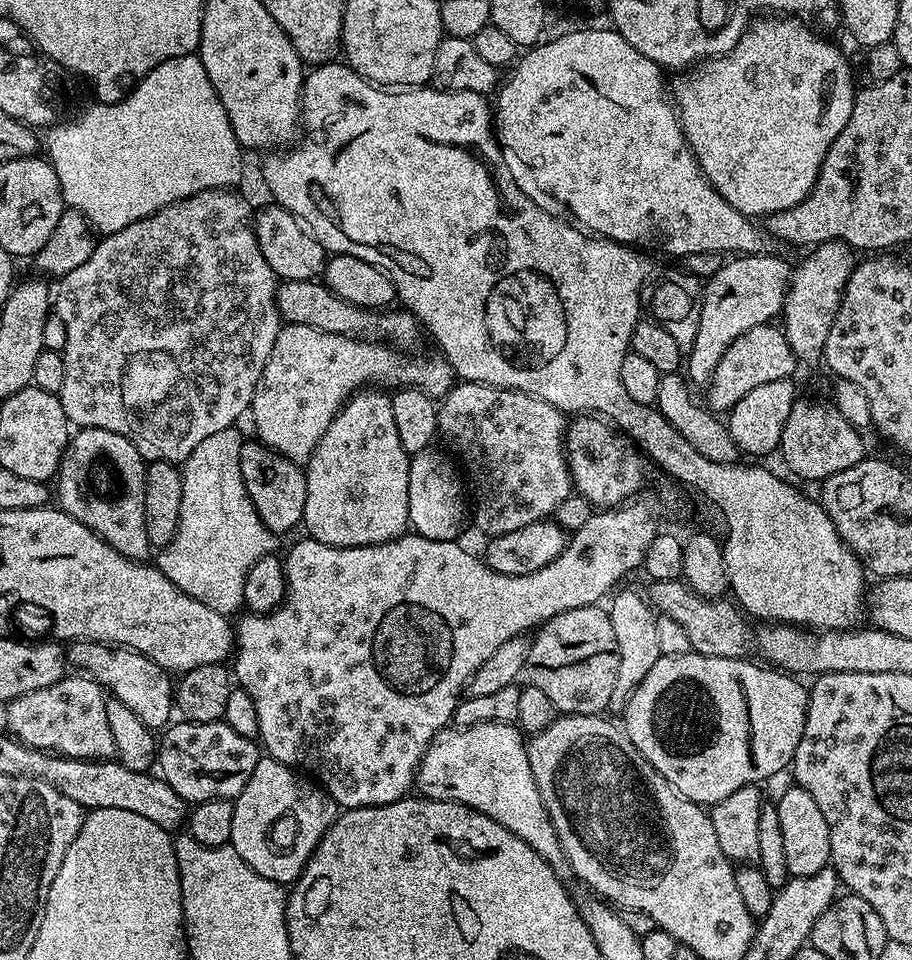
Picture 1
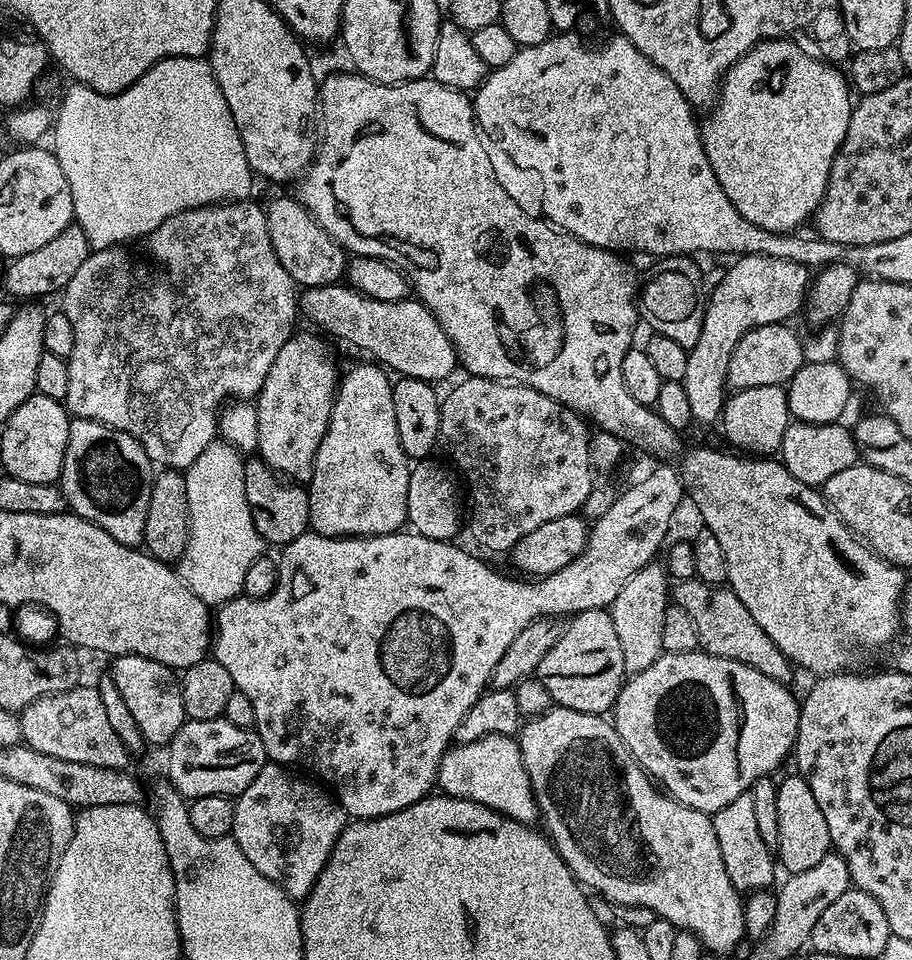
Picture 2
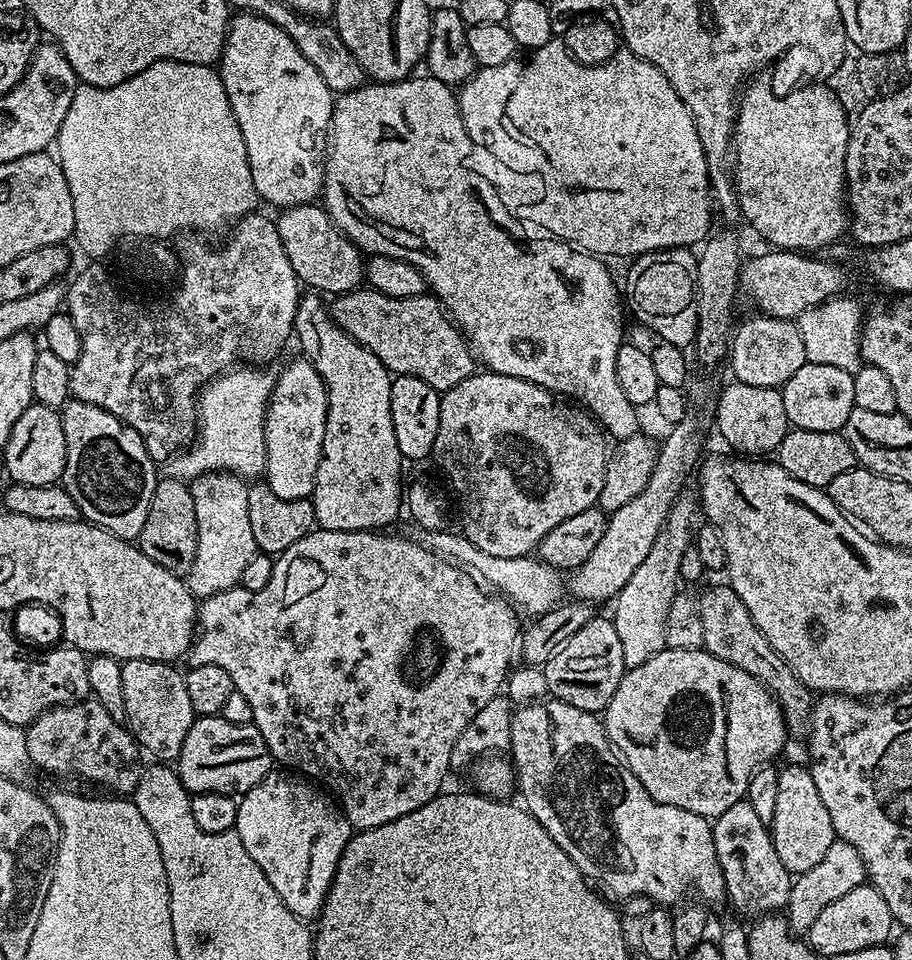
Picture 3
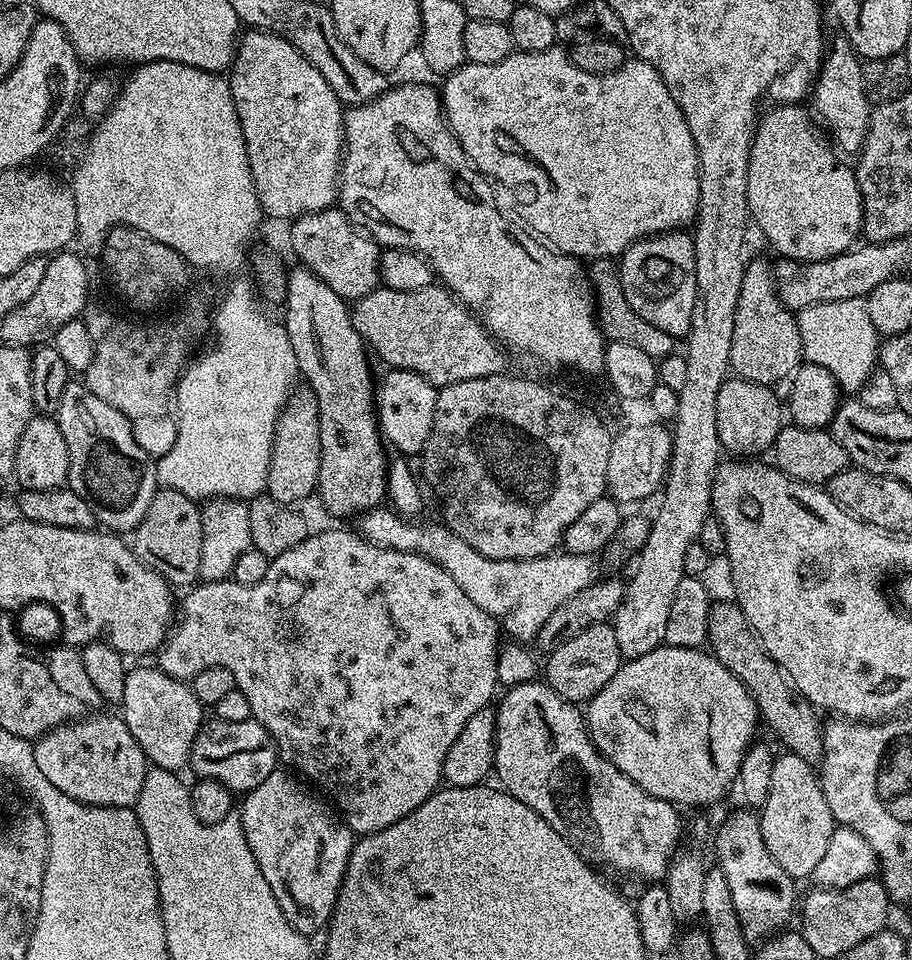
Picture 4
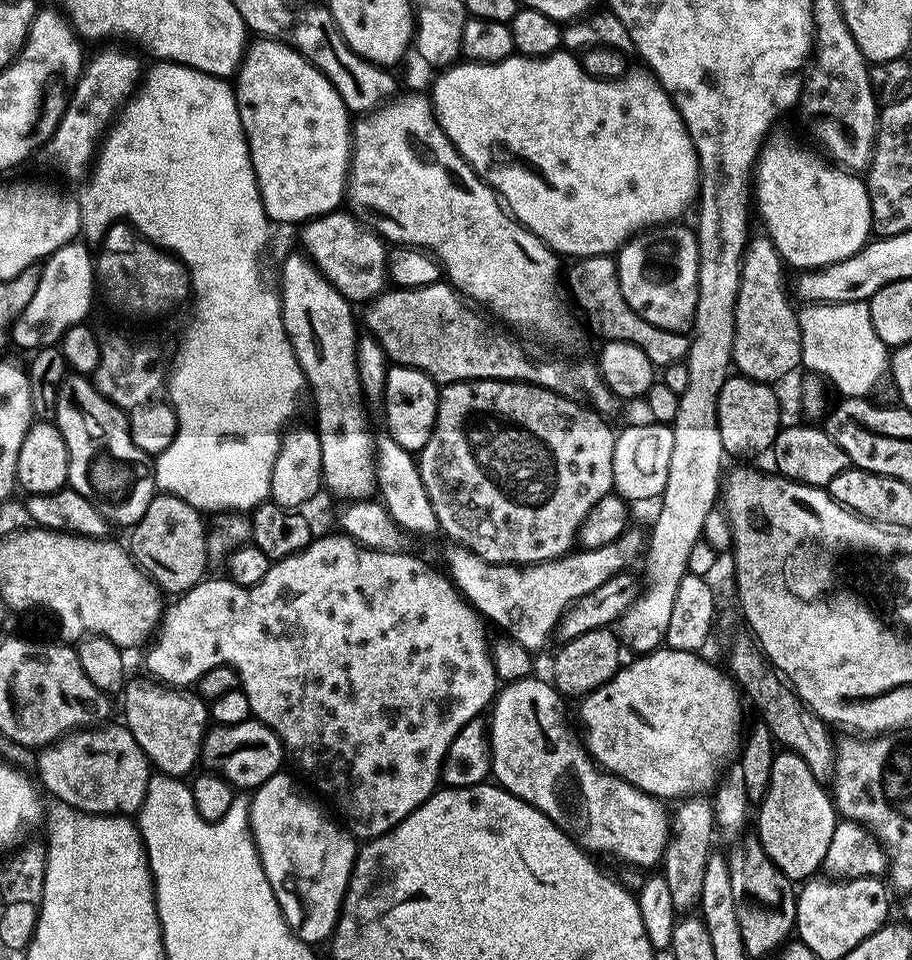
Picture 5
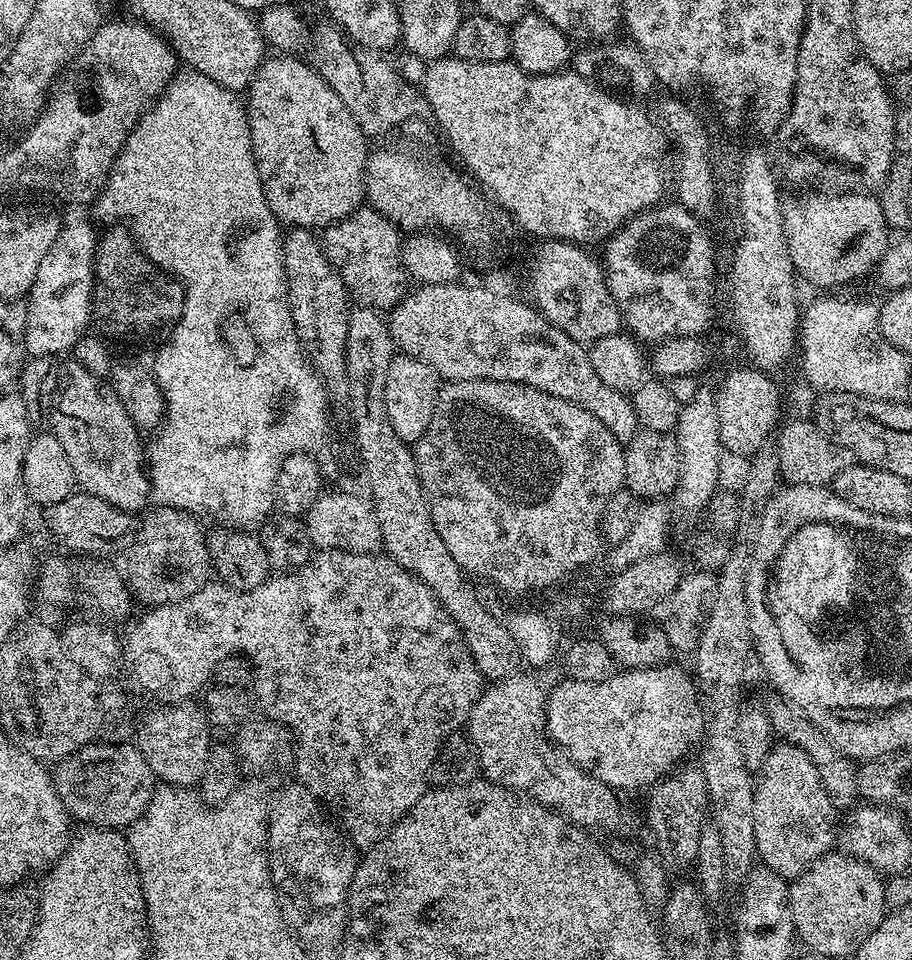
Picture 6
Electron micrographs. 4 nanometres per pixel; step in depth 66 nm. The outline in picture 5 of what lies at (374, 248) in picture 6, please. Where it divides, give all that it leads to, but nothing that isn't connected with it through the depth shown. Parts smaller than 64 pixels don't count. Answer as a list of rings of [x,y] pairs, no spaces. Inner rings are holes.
[[[348,210],[327,212],[324,216],[315,216],[307,221],[299,232],[306,254],[349,302],[371,302],[385,291],[390,280],[389,249],[380,233],[369,227],[363,219]]]

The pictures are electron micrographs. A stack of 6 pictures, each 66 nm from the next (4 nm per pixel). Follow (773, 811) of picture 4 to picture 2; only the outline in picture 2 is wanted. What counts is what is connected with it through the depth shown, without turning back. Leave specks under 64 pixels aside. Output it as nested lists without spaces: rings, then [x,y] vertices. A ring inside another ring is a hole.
[[[791,774],[777,783],[778,794],[778,842],[775,851],[778,853],[779,863],[785,873],[810,870],[817,862],[822,862],[832,848],[830,830],[826,830],[826,818],[822,818],[822,809],[814,794],[810,794],[810,786],[806,786],[804,779],[798,774]]]

